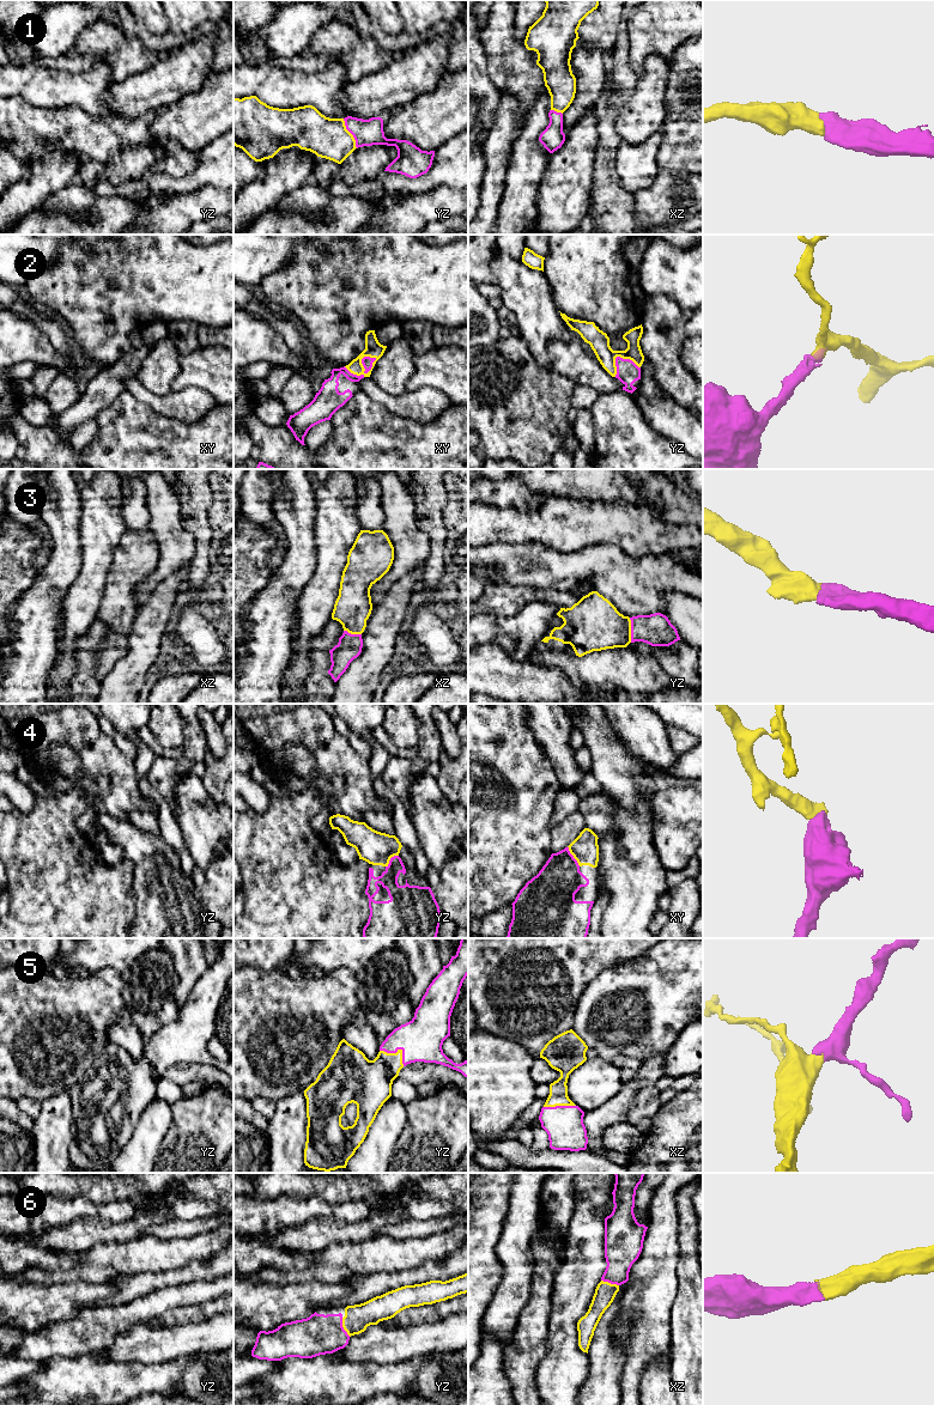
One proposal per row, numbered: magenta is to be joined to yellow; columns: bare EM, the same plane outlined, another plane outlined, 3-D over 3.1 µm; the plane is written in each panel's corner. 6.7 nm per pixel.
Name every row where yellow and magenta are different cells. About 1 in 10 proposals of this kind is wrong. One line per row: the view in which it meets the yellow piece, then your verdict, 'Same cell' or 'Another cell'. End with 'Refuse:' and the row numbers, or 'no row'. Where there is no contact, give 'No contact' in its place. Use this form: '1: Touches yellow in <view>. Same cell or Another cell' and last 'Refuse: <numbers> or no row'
1: Touches yellow in yz. Same cell
2: Touches yellow in xy. Same cell
3: Touches yellow in yz. Same cell
4: Touches yellow in xy. Same cell
5: Touches yellow in yz. Same cell
6: Touches yellow in yz. Same cell
Refuse: no row

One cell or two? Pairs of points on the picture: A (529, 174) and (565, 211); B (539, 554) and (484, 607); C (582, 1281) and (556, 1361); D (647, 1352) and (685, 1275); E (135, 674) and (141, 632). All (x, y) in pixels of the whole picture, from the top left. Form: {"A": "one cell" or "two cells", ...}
{"A": "two cells", "B": "two cells", "C": "one cell", "D": "two cells", "E": "one cell"}

